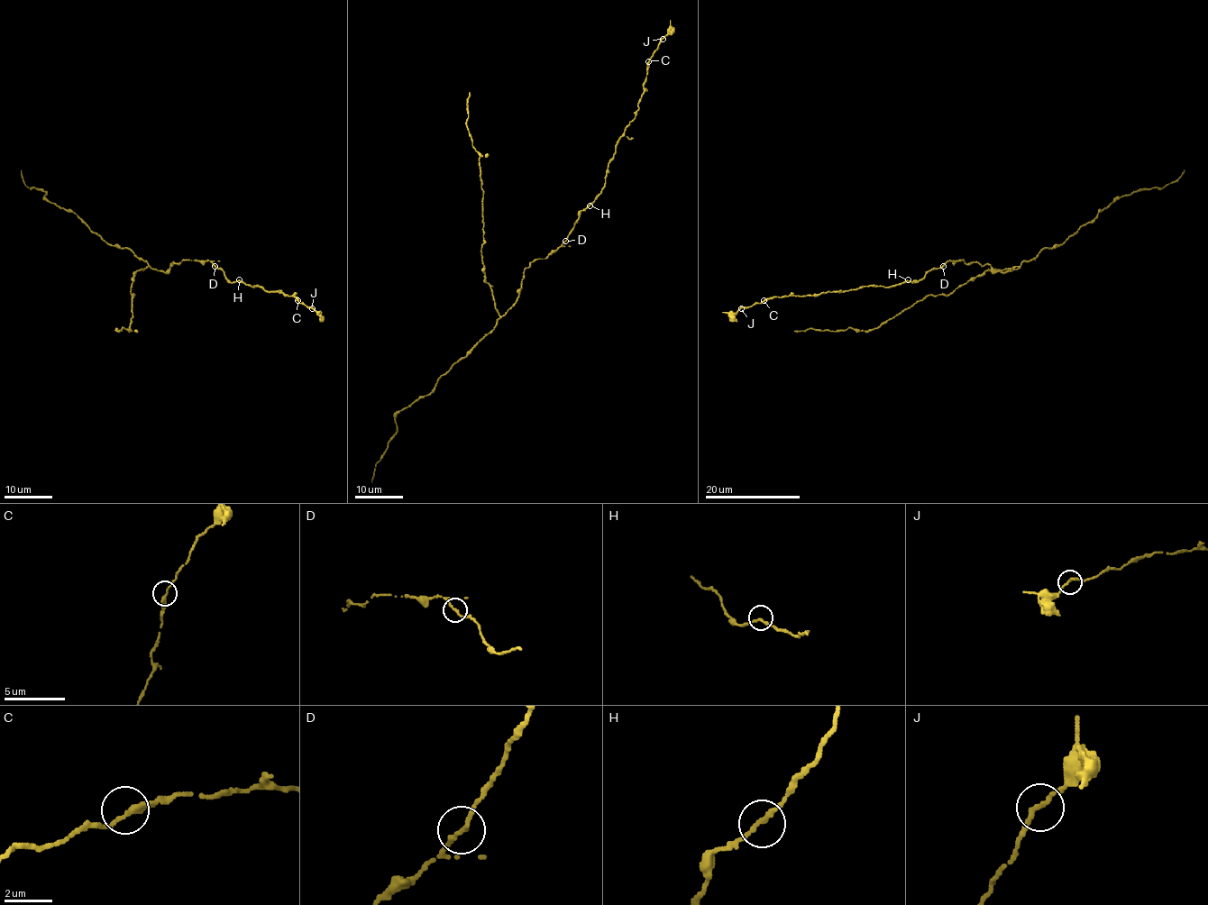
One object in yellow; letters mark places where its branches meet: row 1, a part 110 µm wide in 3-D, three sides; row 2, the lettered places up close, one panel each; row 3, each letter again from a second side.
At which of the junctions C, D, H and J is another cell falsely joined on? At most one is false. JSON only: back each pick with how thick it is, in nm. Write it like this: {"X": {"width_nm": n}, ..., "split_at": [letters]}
{"split_at": []}

